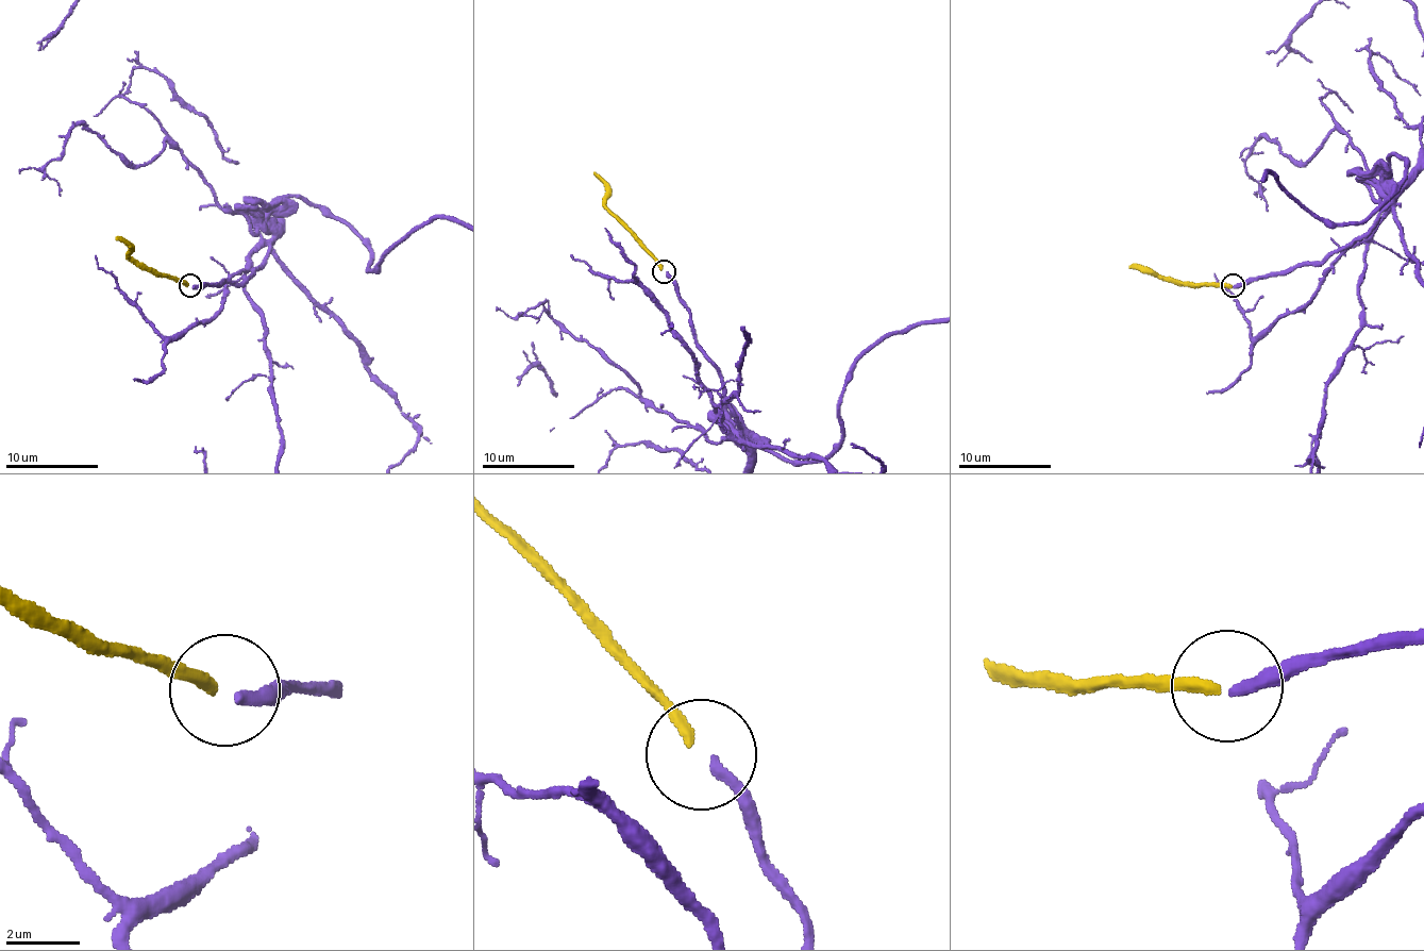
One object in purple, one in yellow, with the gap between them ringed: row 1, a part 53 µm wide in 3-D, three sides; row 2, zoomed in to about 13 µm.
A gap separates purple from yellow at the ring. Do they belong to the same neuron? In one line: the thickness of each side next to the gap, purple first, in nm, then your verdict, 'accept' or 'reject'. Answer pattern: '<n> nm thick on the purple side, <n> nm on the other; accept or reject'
320 nm thick on the purple side, 320 nm on the other; accept

